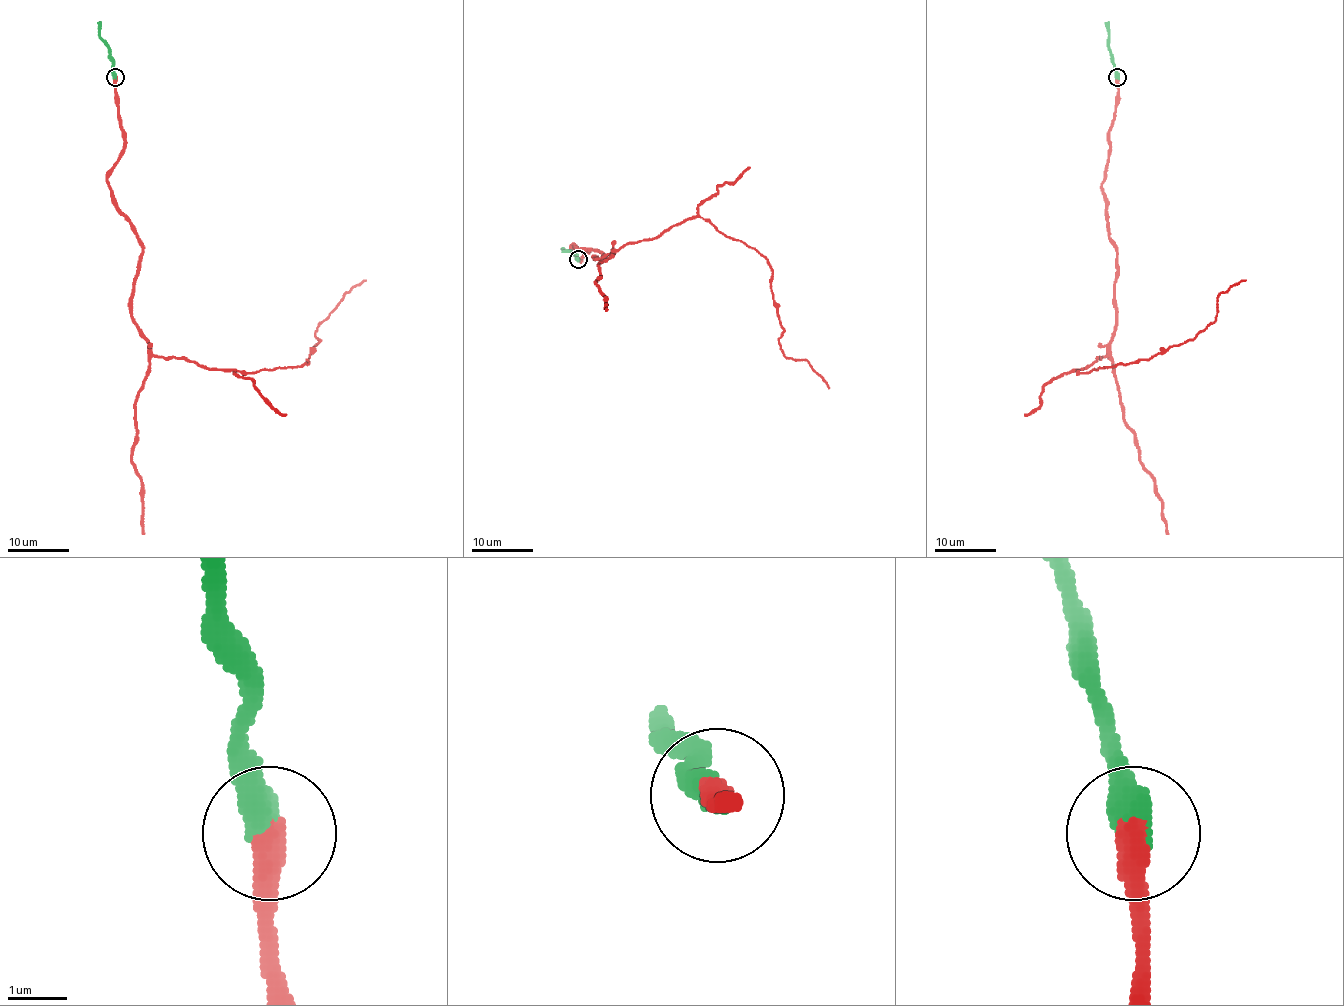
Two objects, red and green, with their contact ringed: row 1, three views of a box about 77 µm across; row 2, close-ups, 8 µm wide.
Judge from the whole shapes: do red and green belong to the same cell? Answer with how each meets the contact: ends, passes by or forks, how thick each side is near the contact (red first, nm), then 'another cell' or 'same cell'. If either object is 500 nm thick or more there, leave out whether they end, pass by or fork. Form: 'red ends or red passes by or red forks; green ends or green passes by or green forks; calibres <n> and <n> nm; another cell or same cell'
calibres 480 and 500 nm; same cell

